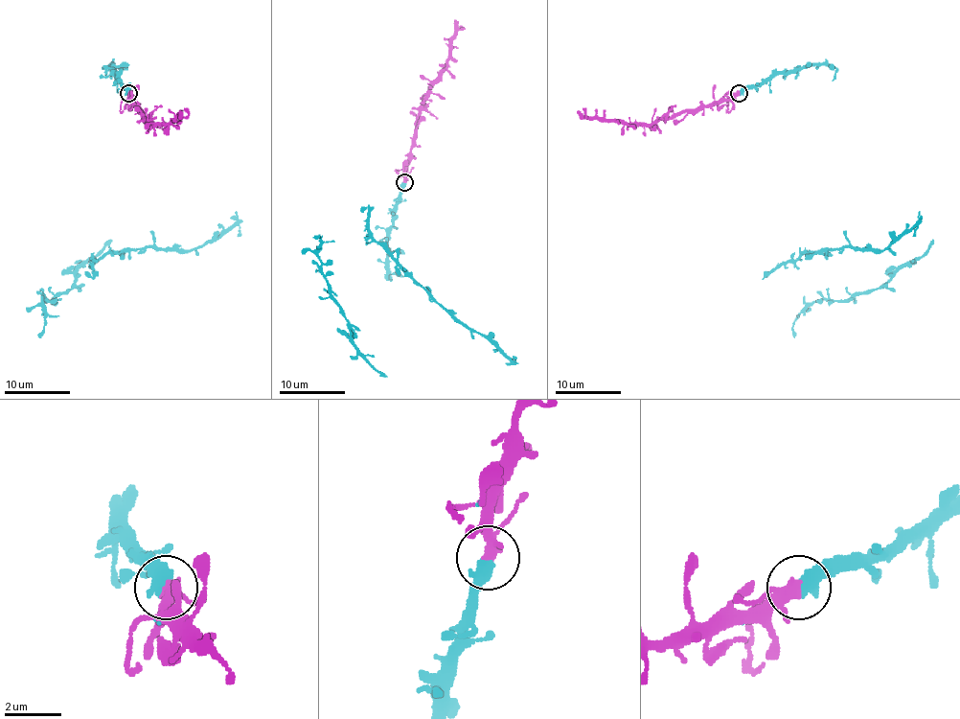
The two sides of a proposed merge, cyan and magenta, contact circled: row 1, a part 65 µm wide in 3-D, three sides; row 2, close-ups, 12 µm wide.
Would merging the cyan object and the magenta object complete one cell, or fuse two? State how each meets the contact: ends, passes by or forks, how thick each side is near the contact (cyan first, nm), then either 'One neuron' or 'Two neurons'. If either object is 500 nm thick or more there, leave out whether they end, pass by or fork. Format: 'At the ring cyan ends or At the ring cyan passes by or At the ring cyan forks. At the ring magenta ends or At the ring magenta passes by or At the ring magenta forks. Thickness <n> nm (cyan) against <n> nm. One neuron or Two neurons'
Thickness 500 nm (cyan) against 260 nm. One neuron

